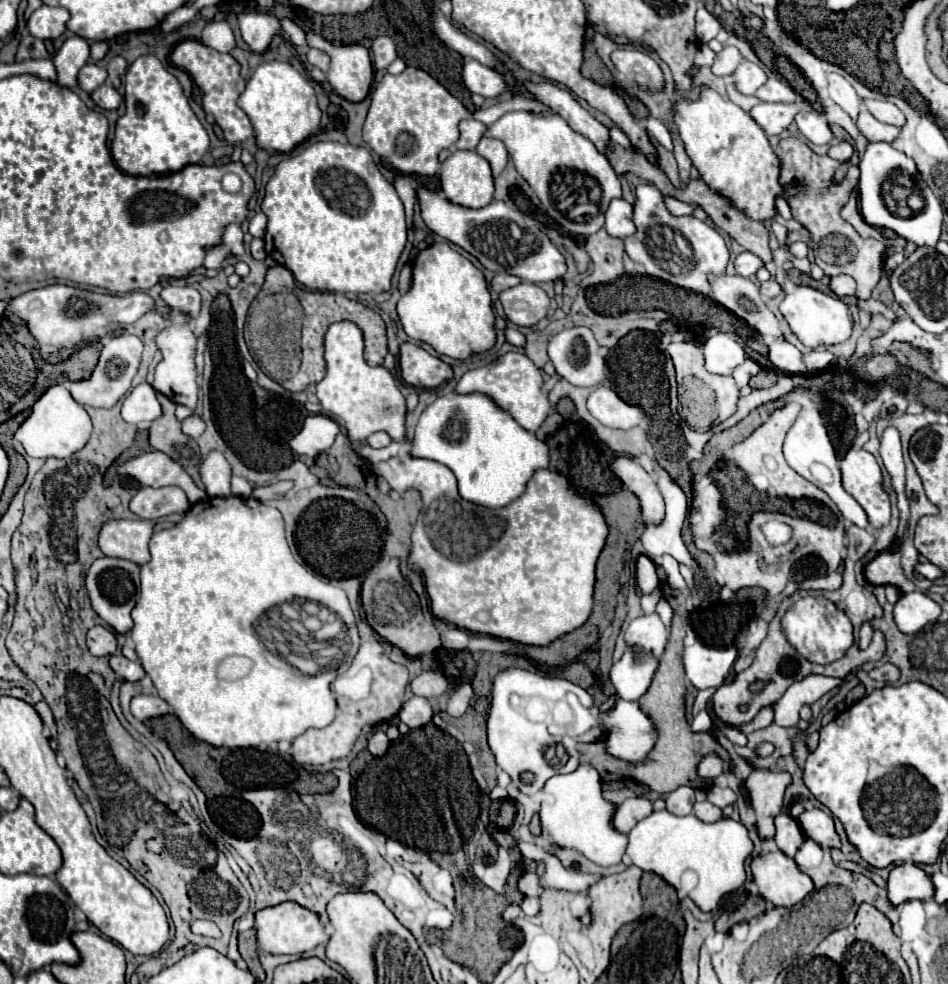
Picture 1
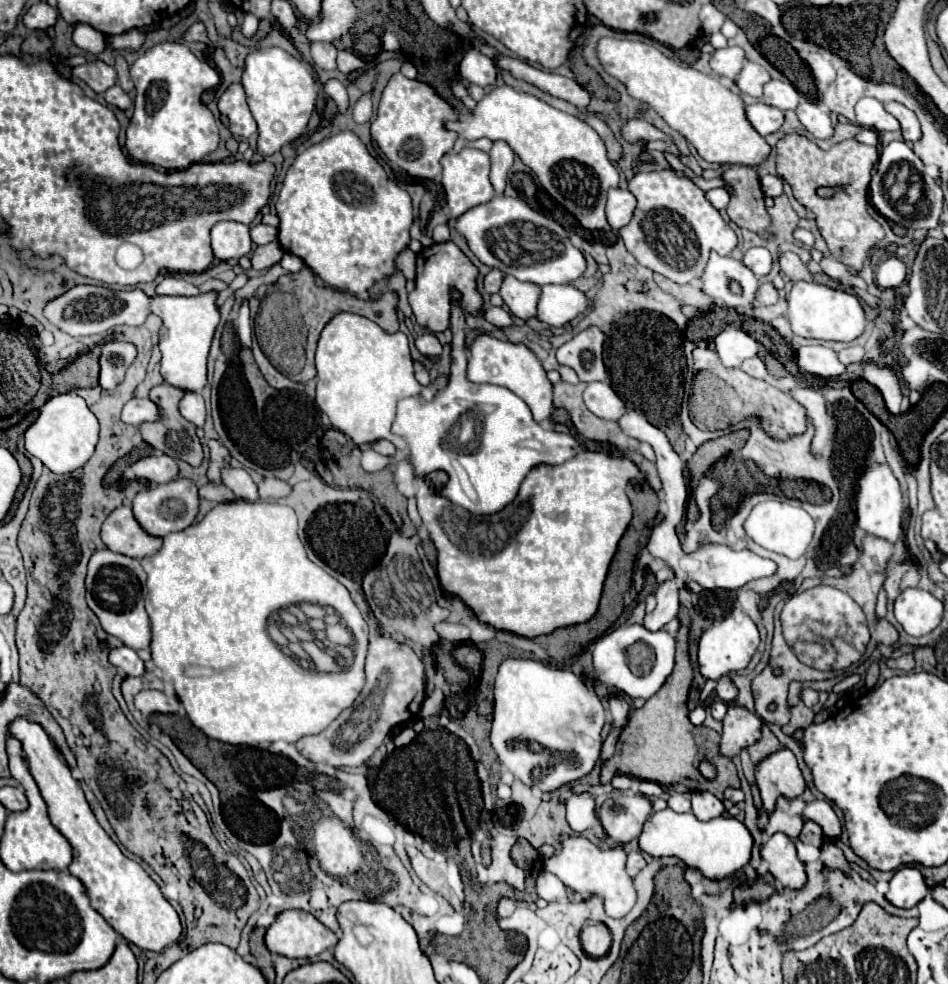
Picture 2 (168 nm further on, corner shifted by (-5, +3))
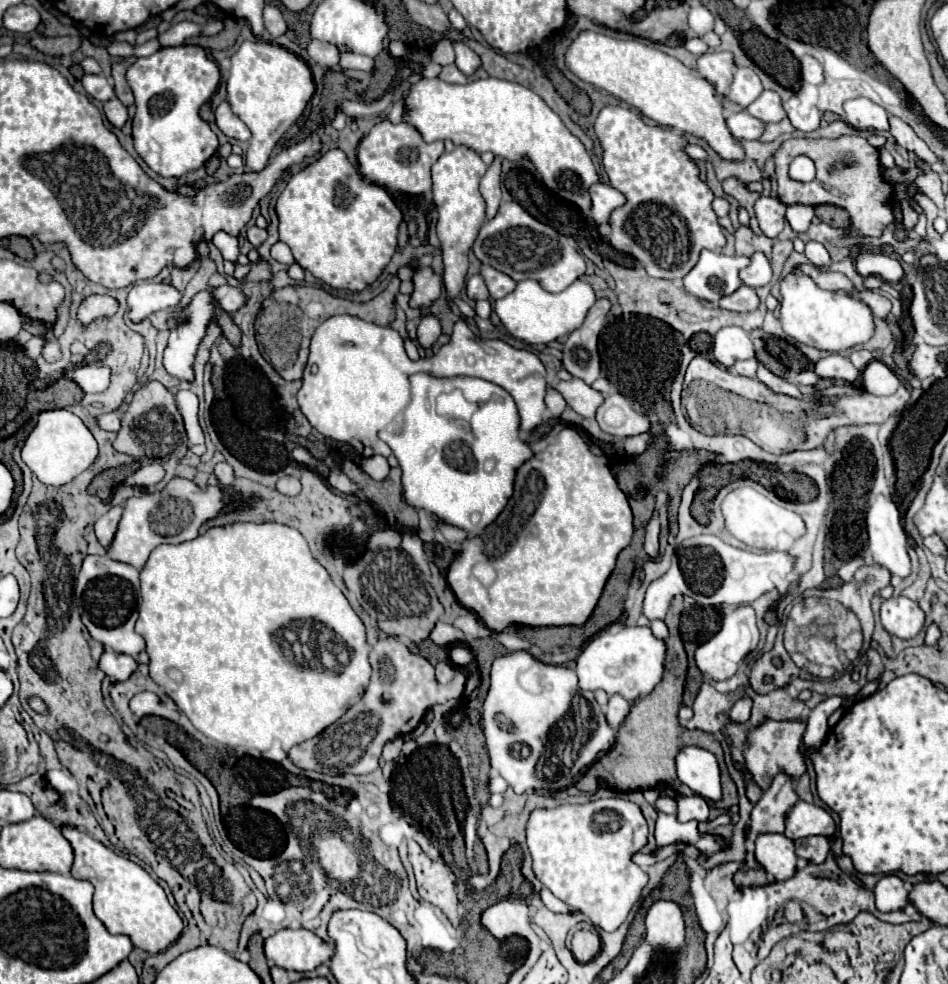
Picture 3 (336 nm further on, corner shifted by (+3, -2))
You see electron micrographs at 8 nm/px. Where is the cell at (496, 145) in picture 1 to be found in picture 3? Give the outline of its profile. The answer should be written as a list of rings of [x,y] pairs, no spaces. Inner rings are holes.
[[[496,158],[492,162],[492,166],[488,168],[488,172],[484,174],[482,182],[480,182],[480,192],[486,200],[486,220],[490,220],[492,216],[496,216],[498,206],[500,206],[500,158]]]

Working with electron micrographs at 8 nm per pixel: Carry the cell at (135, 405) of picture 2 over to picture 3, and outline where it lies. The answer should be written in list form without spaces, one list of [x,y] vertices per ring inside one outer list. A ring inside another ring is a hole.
[[[108,412],[108,414],[100,414],[96,418],[98,426],[102,430],[108,430],[108,432],[118,432],[120,430],[120,414],[118,412]]]

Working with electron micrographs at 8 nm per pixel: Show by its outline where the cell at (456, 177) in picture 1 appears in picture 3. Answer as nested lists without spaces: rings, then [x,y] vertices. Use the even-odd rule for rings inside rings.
[[[456,146],[452,152],[444,152],[438,162],[432,166],[432,182],[434,182],[434,204],[438,210],[438,238],[442,242],[442,258],[444,258],[444,286],[448,292],[448,298],[454,298],[460,294],[464,280],[466,280],[466,268],[468,268],[468,250],[472,248],[480,226],[486,222],[484,218],[484,198],[478,190],[480,178],[486,172],[486,164],[482,162],[480,154],[472,148]]]

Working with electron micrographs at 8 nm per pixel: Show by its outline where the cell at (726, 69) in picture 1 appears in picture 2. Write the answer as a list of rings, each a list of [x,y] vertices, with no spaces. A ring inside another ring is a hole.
[[[724,47],[714,51],[714,55],[710,57],[710,67],[714,73],[728,77],[728,79],[736,79],[736,75],[742,71],[746,63],[744,51],[740,47]]]

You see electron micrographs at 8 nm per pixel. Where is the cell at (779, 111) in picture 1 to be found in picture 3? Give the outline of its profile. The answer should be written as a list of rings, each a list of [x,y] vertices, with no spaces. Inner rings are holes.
[[[748,112],[728,114],[726,124],[728,124],[728,130],[732,132],[732,136],[738,140],[758,140],[762,134],[762,128],[764,128],[764,124],[760,120],[756,120],[754,116],[750,116]]]

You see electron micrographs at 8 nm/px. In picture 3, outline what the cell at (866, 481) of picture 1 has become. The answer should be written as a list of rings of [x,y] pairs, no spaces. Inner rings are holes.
[[[872,498],[866,512],[866,530],[874,562],[888,568],[892,576],[908,578],[912,574],[908,536],[900,524],[900,512],[890,498]]]

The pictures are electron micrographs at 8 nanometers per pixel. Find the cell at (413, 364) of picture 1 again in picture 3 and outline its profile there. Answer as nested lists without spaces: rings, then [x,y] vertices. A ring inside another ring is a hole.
[[[426,314],[418,326],[418,342],[424,346],[424,348],[430,348],[436,338],[442,334],[442,326],[440,326],[440,320],[434,316],[434,314]]]

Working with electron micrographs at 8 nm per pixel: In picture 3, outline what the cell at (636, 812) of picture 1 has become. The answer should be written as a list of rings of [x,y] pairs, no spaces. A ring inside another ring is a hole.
[[[602,798],[586,804],[564,804],[558,808],[532,810],[526,826],[526,844],[532,854],[532,870],[536,878],[556,898],[580,910],[590,922],[606,932],[614,932],[628,918],[632,906],[648,884],[648,874],[632,862],[632,854],[648,844],[648,824],[640,808],[624,798]]]

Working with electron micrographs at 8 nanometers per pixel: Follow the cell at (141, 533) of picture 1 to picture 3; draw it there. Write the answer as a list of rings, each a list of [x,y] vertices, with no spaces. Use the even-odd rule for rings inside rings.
[[[114,506],[96,522],[96,536],[98,536],[98,540],[100,540],[100,544],[104,548],[110,546],[110,542],[112,542],[112,538],[116,534],[120,518],[122,518],[122,506]]]

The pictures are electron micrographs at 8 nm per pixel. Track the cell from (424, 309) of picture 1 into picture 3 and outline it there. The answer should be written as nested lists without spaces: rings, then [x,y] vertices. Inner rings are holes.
[[[420,268],[414,274],[414,292],[412,292],[412,306],[428,308],[438,296],[442,294],[442,278],[432,272],[432,268]]]

